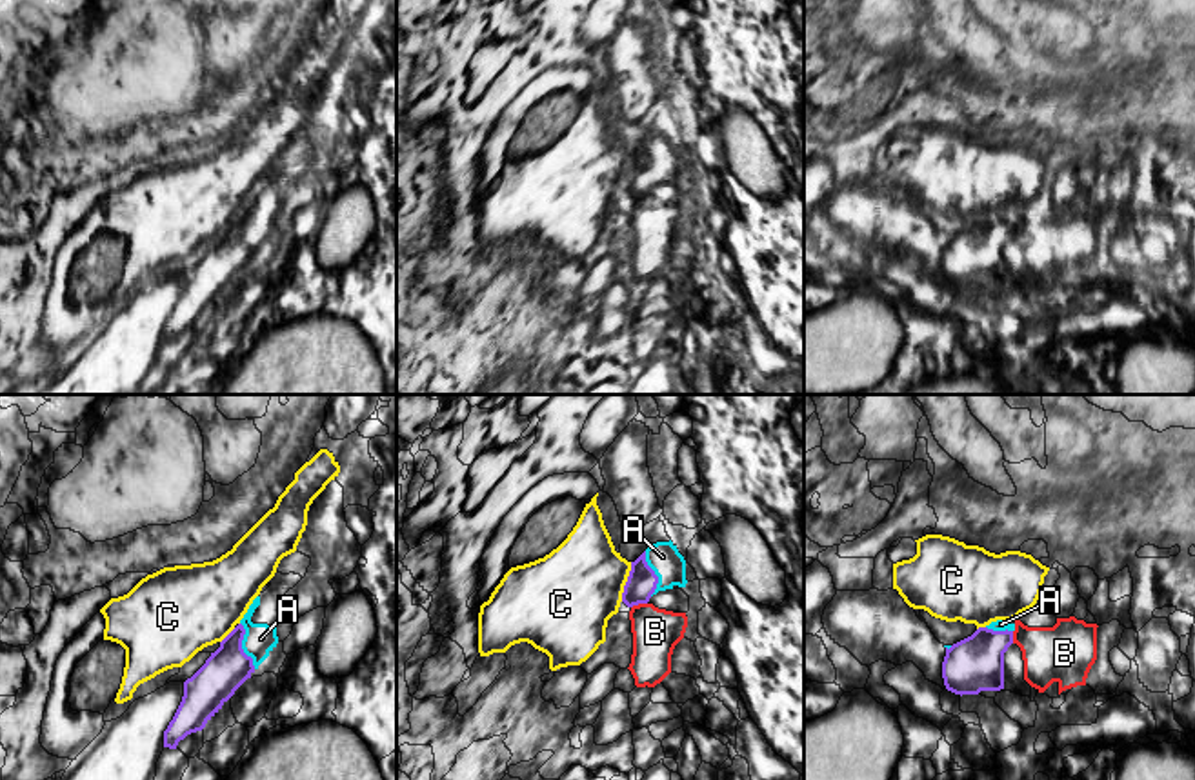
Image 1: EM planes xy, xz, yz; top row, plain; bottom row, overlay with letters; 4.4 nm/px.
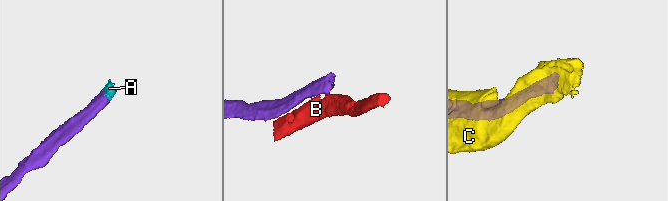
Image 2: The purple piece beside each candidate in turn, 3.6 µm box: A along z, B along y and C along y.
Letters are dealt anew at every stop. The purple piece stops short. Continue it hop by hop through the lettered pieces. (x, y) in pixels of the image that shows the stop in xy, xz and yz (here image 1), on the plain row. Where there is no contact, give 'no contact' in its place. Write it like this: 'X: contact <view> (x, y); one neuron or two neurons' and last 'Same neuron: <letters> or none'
A: contact xy (241, 239); one neuron
B: contact xz (639, 195); two neurons
C: contact xz (626, 175); two neurons
Same neuron: A

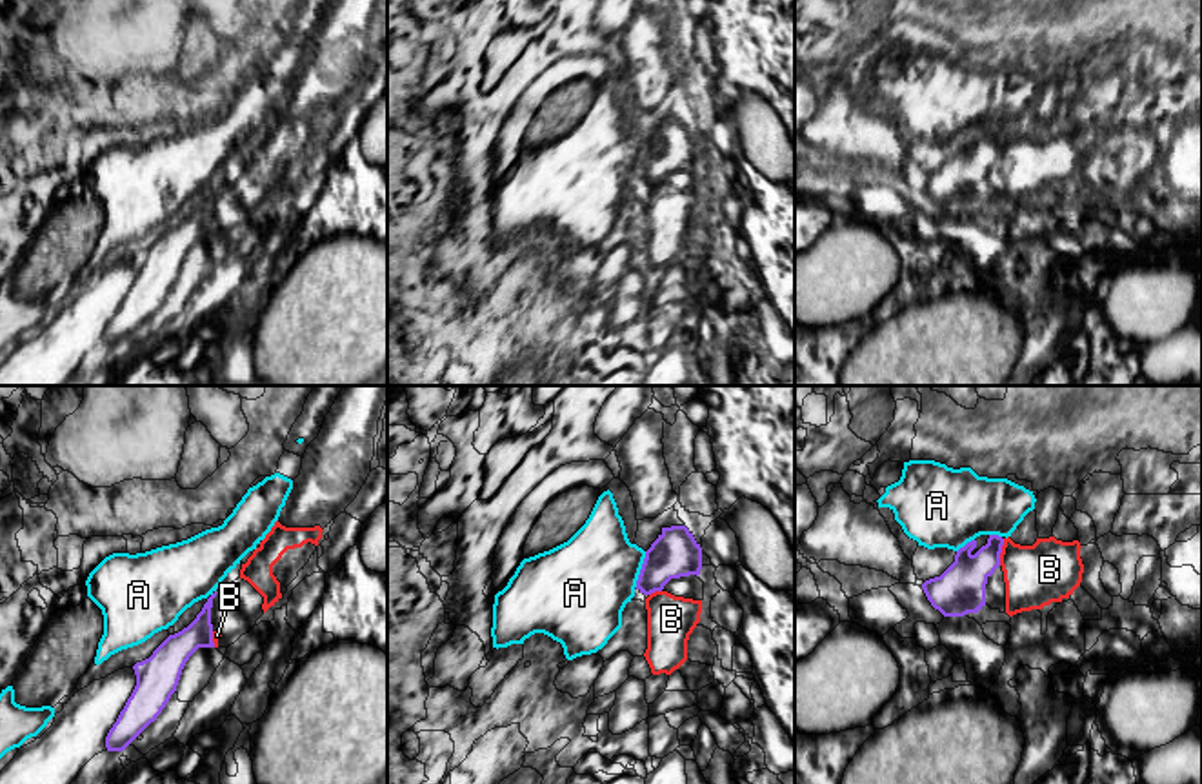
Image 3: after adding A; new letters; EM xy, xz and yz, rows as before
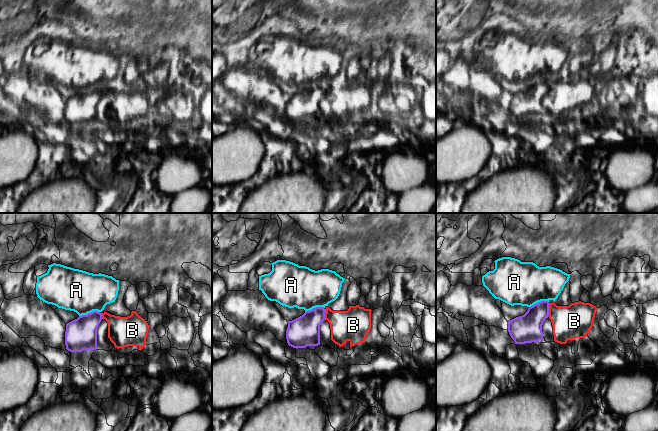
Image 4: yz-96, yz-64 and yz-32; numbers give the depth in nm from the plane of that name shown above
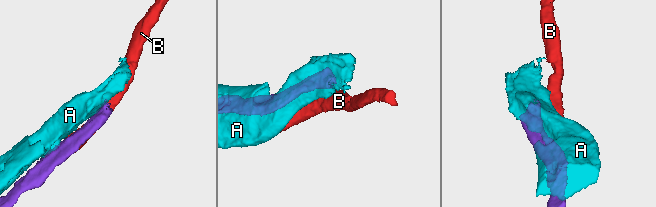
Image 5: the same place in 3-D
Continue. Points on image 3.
A: contact xz (641, 162); two neurons
B: contact yz (1001, 144); two neurons
Same neuron: none

